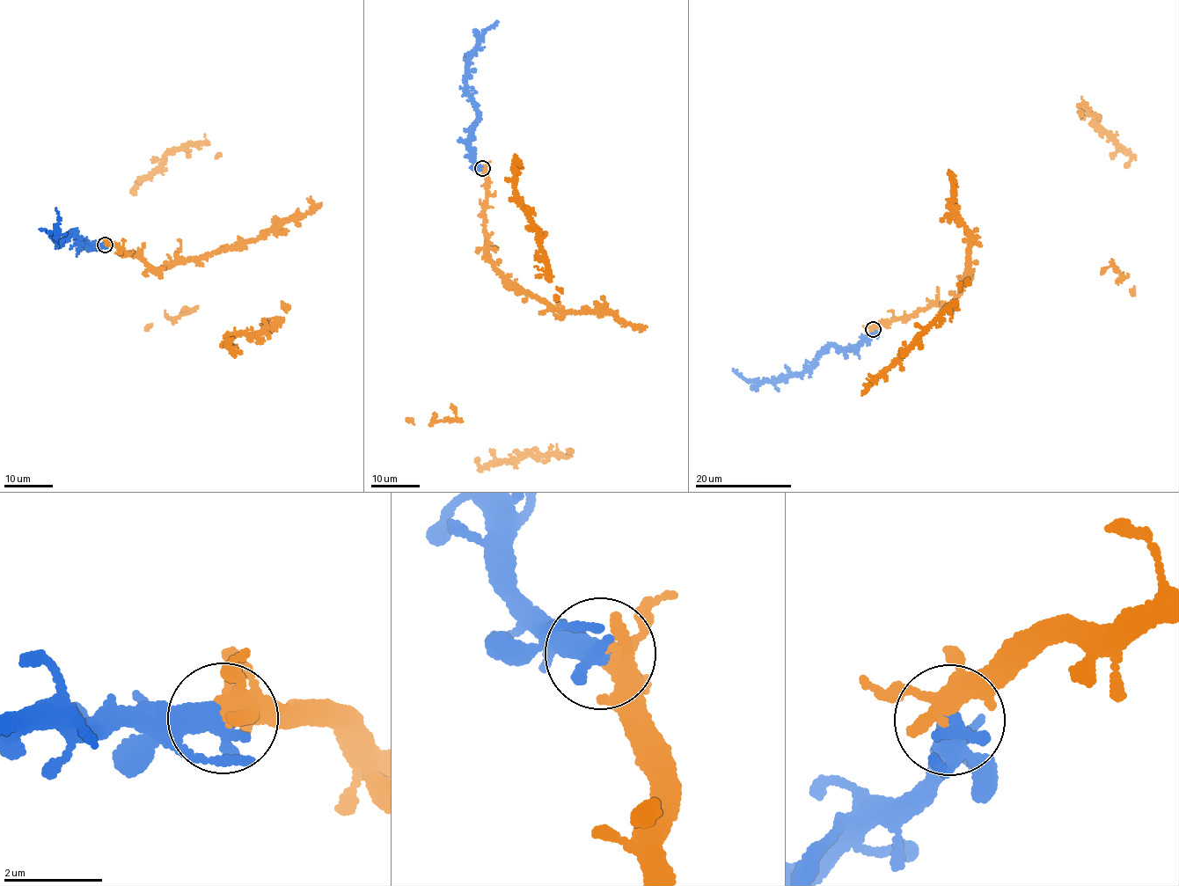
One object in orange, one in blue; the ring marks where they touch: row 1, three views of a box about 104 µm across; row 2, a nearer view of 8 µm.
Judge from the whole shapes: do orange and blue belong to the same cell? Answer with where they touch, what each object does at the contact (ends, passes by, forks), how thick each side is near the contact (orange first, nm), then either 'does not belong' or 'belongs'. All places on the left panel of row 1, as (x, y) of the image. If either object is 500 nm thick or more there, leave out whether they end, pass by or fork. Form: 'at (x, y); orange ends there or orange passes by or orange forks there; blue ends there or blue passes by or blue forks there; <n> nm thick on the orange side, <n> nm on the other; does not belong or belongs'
at (105, 245); 320 nm thick on the orange side, 550 nm on the other; belongs

